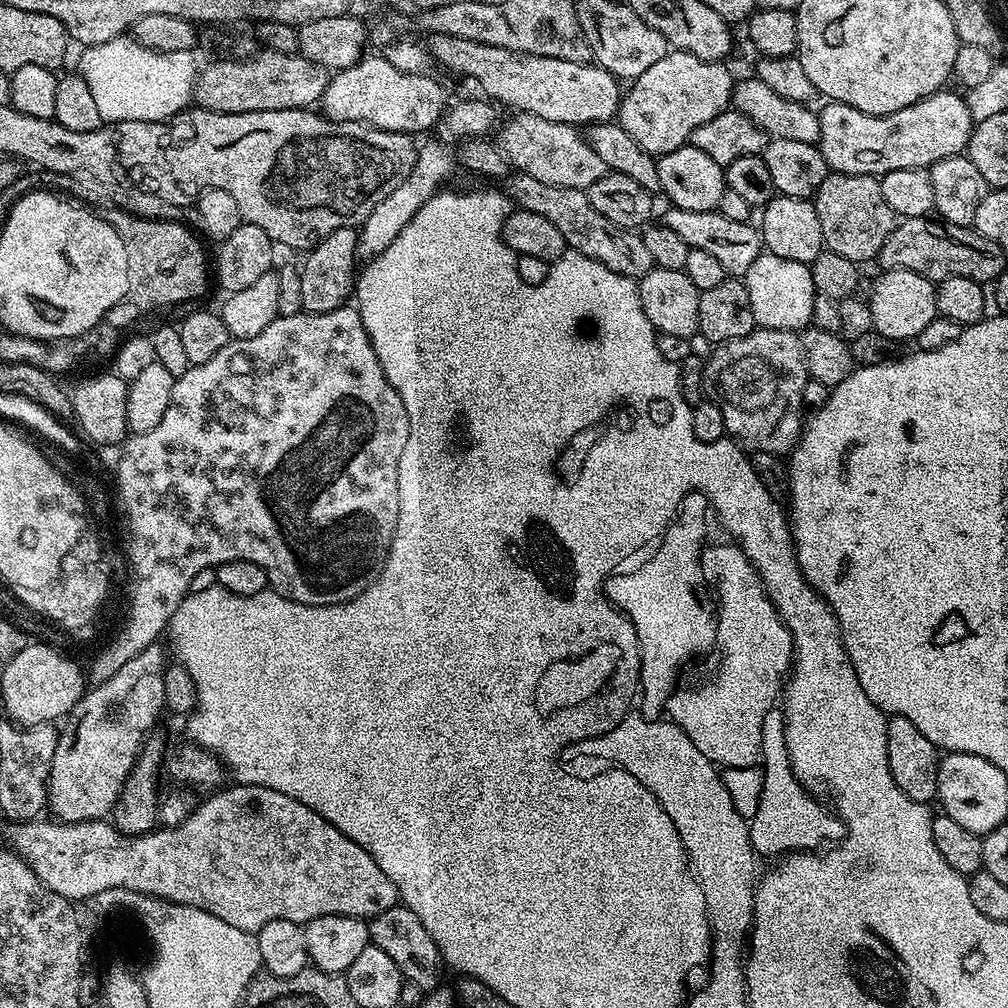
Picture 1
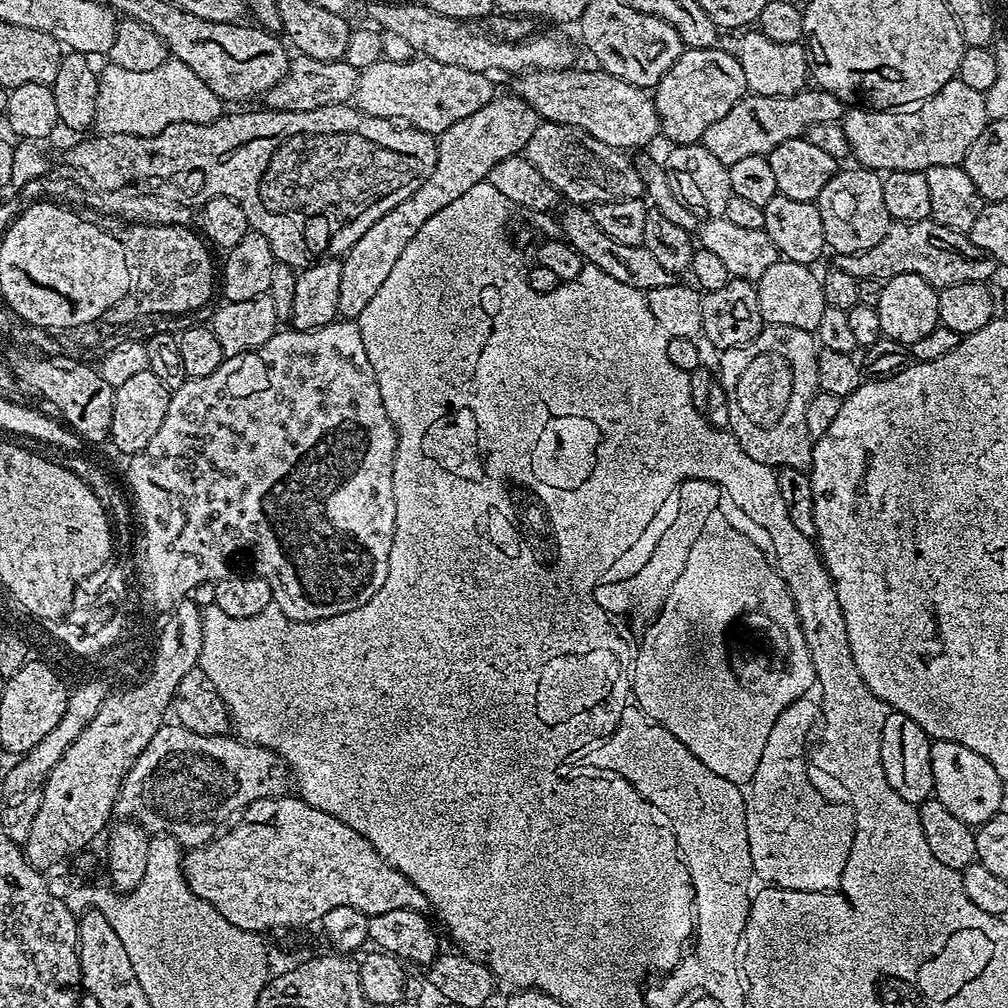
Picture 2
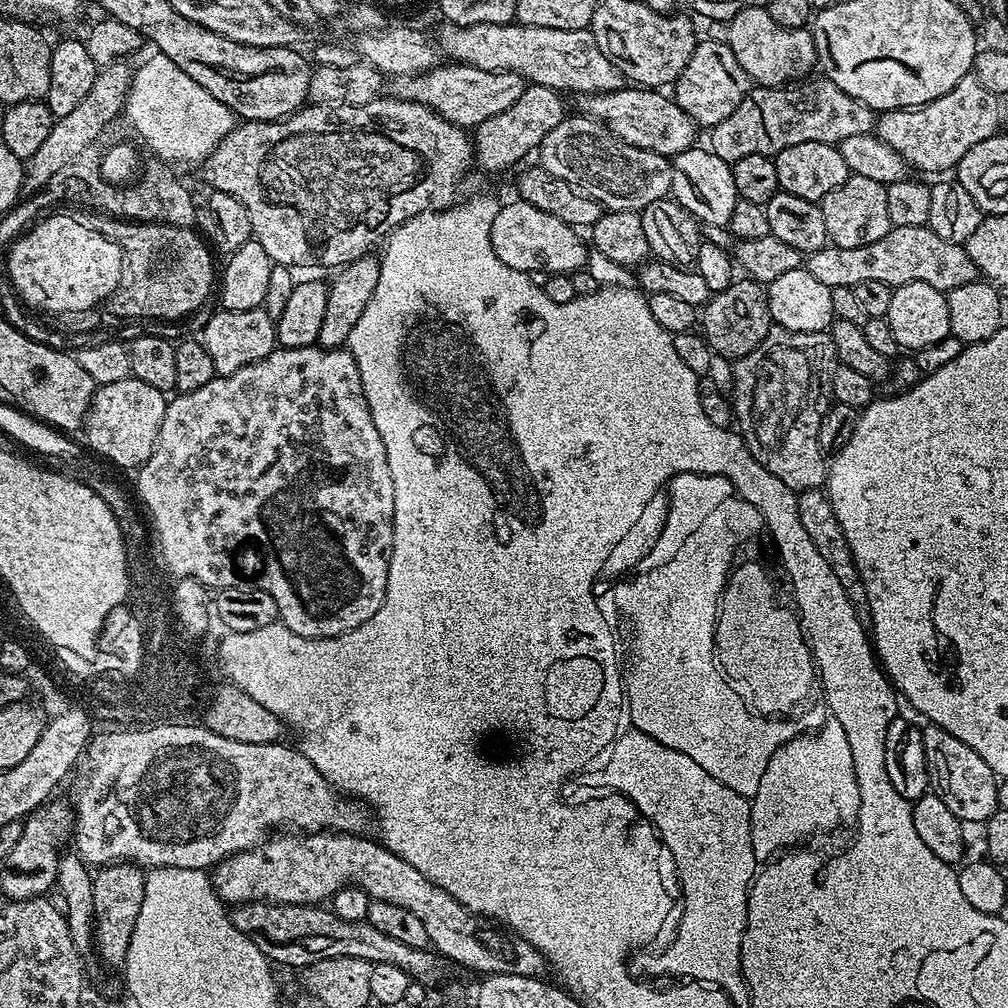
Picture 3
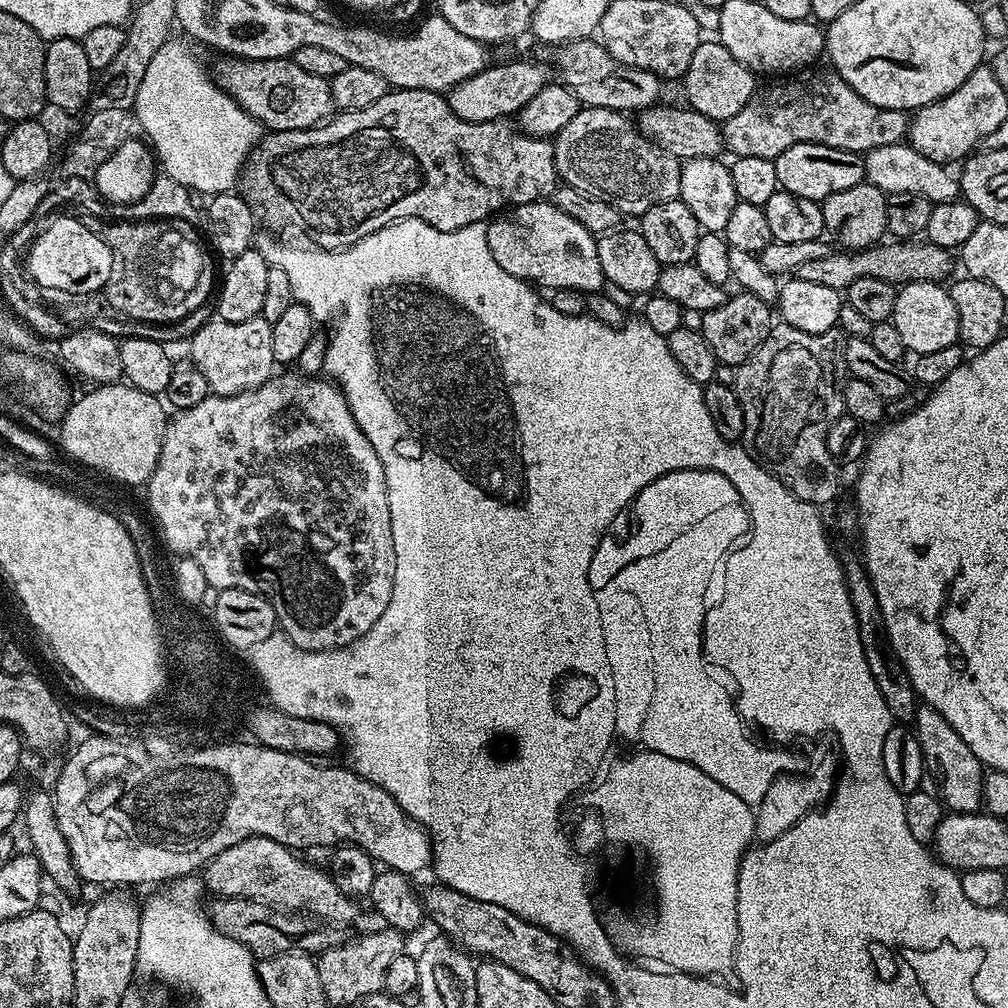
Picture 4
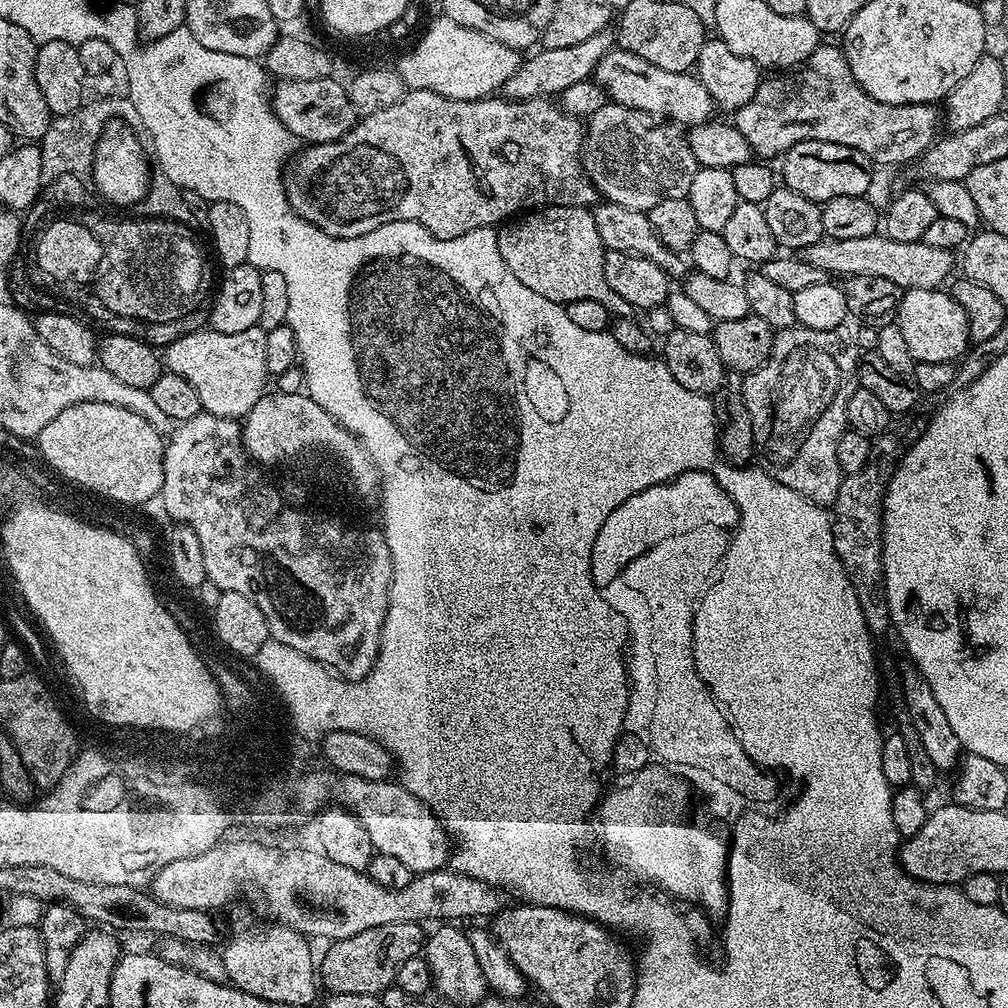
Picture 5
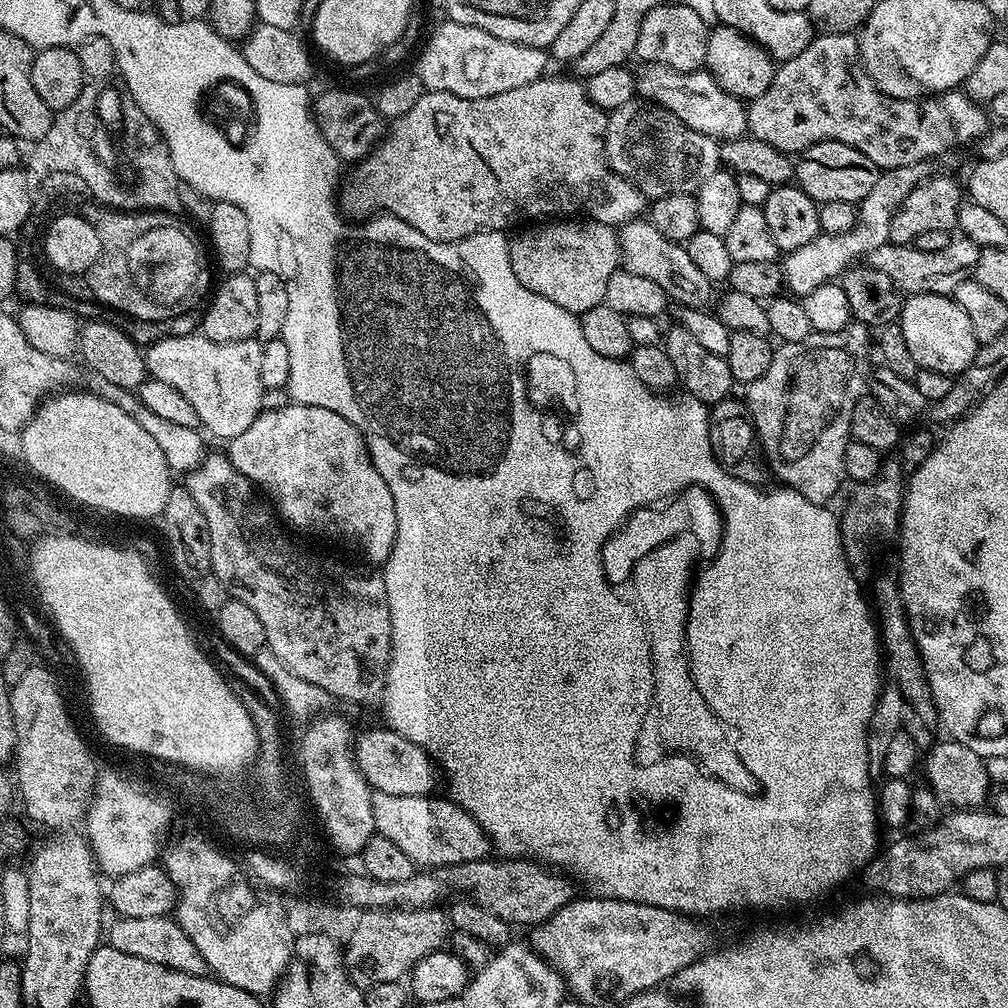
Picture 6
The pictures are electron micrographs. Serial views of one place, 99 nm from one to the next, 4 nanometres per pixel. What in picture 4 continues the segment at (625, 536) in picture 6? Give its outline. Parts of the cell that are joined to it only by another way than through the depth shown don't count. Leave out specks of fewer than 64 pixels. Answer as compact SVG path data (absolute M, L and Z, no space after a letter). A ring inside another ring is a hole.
M675 468L662 478L650 482L650 486L643 488L636 494L635 500L631 501L630 512L636 515L636 525L627 533L627 539L619 547L611 541L605 543L604 547L596 547L588 571L588 581L593 592L599 594L602 586L614 578L612 574L622 568L626 560L644 554L650 556L650 552L658 551L660 546L668 542L670 534L684 528L698 528L725 508L745 507L730 478L722 478L722 474L713 472L710 468Z

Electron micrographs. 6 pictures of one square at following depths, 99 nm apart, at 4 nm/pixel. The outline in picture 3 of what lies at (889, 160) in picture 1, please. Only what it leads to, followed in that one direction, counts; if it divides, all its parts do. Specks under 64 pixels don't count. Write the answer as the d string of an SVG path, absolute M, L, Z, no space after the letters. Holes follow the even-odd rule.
M969 74L954 86L942 98L934 98L934 102L924 104L921 108L895 108L893 112L881 112L874 125L875 135L880 137L886 146L890 146L913 169L920 172L944 172L955 169L961 158L970 150L970 146L978 146L986 138L997 135L1000 124L1001 97L995 96L982 82L978 82L975 74Z

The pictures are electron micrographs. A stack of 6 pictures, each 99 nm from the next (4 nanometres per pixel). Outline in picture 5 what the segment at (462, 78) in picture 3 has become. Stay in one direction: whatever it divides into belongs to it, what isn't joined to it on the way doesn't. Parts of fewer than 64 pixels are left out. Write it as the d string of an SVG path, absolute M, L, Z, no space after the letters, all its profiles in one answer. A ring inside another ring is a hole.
M608 30L599 32L585 42L568 46L565 49L550 50L541 47L540 52L533 51L532 57L525 59L520 69L510 78L506 78L502 89L503 95L509 100L538 100L541 98L559 97L567 87L589 79L596 71L597 64L615 45L615 35Z

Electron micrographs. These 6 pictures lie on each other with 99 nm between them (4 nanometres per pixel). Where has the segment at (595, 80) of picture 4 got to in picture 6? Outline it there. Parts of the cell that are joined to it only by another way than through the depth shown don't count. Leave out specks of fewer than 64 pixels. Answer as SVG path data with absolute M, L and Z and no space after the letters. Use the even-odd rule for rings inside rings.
M641 63L635 69L637 93L647 103L661 104L674 118L682 118L690 130L706 134L718 142L733 140L748 132L748 110L745 101L732 96L706 70L679 72L661 64Z

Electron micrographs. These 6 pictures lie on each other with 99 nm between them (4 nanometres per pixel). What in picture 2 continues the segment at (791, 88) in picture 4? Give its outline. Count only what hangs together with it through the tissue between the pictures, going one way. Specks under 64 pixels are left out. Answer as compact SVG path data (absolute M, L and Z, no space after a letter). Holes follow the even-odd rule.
M805 90L793 96L754 96L744 97L718 122L713 122L702 141L704 148L718 158L718 162L730 165L742 158L767 156L774 146L782 146L787 140L801 139L810 126L834 124L846 111L845 101L823 90Z

